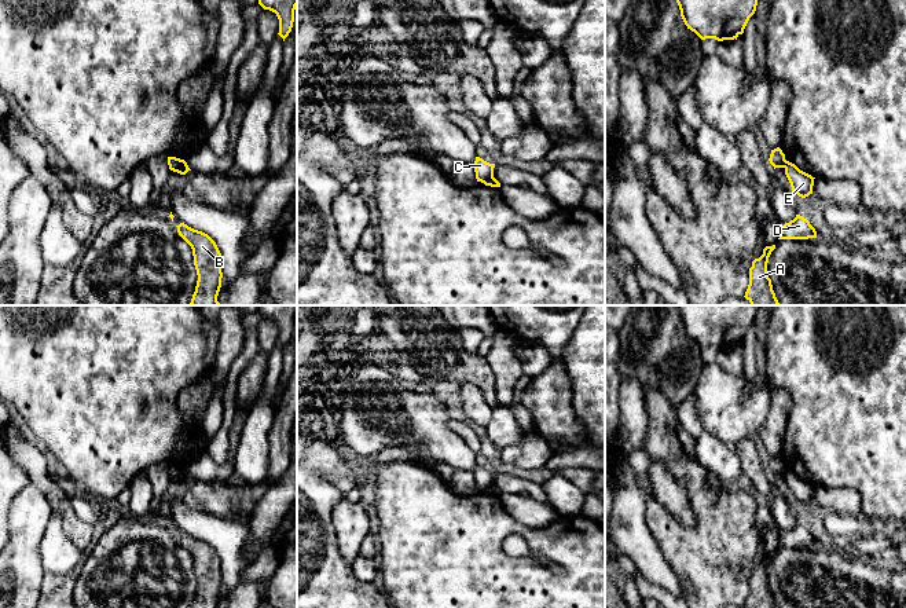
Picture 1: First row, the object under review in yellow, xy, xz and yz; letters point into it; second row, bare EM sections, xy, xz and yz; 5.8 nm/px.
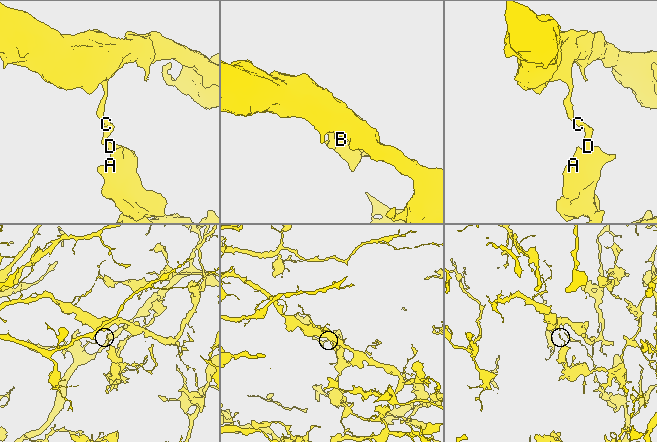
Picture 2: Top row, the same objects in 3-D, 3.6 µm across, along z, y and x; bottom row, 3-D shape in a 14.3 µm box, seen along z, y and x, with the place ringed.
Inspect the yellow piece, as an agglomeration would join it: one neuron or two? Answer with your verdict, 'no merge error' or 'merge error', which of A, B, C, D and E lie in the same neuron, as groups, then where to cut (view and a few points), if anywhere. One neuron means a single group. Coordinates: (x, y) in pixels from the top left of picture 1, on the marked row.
merge error; groups A B D E / C; cut xz (492, 175), (481, 182)

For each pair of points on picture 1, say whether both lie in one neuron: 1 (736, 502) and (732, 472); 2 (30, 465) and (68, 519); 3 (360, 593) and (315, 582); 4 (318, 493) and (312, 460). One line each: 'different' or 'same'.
1: different
2: same
3: same
4: different

